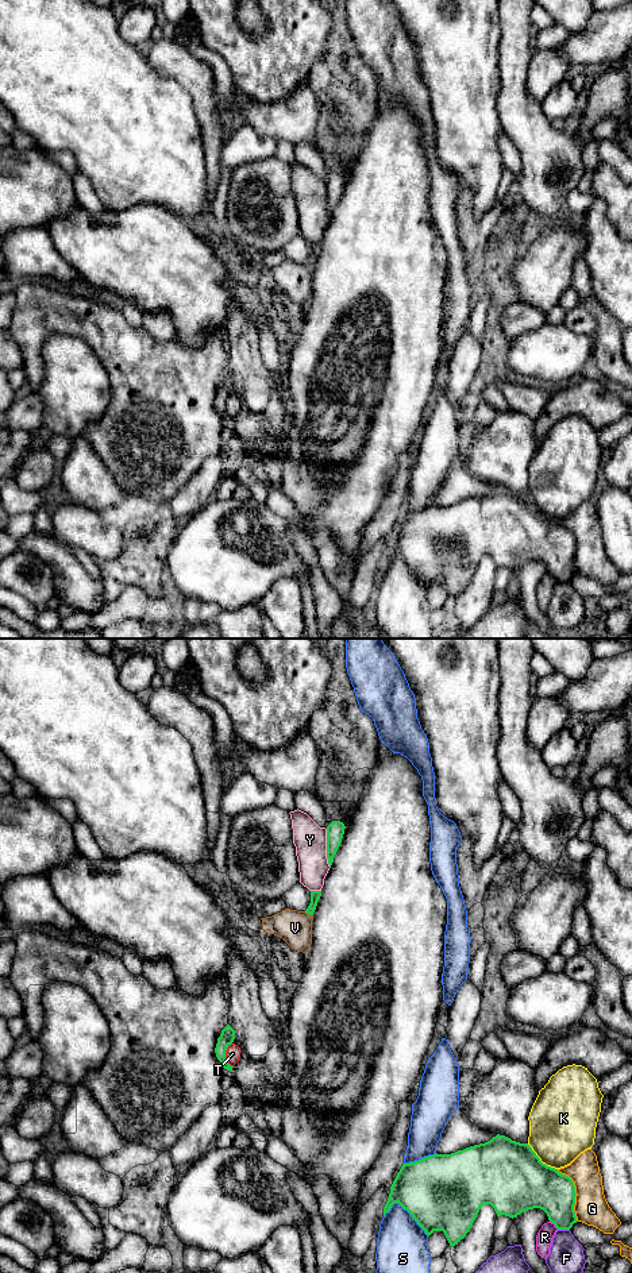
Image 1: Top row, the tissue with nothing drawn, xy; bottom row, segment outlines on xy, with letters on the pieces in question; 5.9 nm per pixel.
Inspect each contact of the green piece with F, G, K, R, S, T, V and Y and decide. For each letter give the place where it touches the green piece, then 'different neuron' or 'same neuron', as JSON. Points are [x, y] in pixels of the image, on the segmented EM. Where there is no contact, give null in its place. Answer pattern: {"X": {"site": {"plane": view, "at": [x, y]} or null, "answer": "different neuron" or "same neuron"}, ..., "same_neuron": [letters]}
{"F": {"site": {"plane": "xy", "at": [563, 1229]}, "answer": "different neuron"}, "G": {"site": {"plane": "xy", "at": [575, 1194]}, "answer": "different neuron"}, "K": {"site": {"plane": "xy", "at": [539, 1160]}, "answer": "different neuron"}, "R": {"site": {"plane": "xy", "at": [554, 1223]}, "answer": "different neuron"}, "S": {"site": {"plane": "xy", "at": [407, 1210]}, "answer": "different neuron"}, "T": {"site": {"plane": "xy", "at": [224, 1054]}, "answer": "different neuron"}, "V": {"site": {"plane": "xy", "at": [308, 913]}, "answer": "different neuron"}, "Y": {"site": {"plane": "xy", "at": [327, 848]}, "answer": "different neuron"}, "same_neuron": []}

